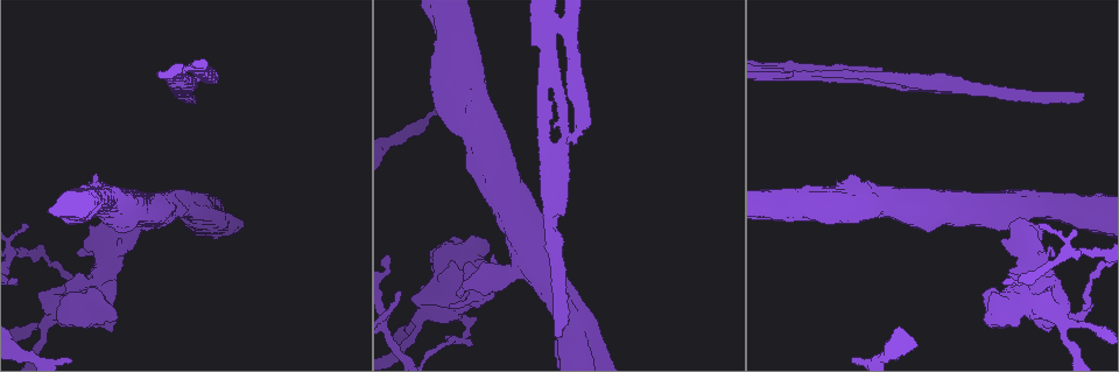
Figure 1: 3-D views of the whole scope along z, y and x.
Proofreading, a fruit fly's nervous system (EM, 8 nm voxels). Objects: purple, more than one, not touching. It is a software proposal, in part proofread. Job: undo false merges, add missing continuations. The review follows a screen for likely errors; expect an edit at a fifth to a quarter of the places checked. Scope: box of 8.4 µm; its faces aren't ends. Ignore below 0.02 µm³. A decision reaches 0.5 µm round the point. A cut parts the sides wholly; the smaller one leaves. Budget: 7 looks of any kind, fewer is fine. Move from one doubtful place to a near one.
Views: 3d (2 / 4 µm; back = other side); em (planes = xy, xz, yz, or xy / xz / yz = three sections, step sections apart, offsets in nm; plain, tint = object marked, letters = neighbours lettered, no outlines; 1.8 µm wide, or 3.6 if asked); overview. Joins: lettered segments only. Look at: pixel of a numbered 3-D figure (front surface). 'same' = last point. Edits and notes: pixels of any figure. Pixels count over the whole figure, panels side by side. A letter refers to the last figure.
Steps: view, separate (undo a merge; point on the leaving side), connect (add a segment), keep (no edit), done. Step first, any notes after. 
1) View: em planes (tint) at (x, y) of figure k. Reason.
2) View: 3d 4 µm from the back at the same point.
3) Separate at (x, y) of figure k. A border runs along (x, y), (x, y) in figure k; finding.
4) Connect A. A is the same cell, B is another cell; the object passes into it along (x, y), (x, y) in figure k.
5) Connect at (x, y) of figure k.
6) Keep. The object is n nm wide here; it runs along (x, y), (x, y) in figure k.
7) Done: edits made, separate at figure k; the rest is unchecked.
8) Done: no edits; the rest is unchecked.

View: em planes (letters) at (490, 283) of figure 1. Arms part here.

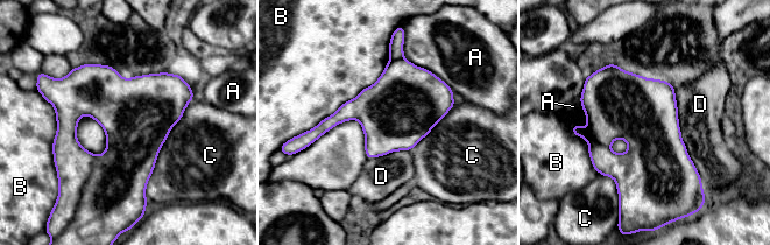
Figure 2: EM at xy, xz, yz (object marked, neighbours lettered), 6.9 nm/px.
Keep. The object is 480 nm wide here; A, B, C and D are other cells; a border runs along (673, 88), (680, 138), (703, 184) in figure 2; continuous, no second neuron.

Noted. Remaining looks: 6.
View: em planes (tint) at (560, 336) of figure 1. Long arm stops here.

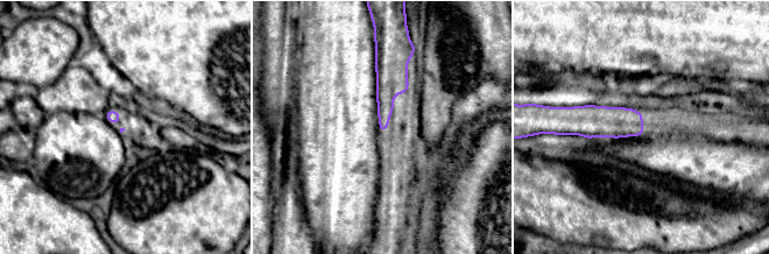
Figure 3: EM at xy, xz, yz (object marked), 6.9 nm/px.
View: em planes (letters) at the same point. What lies round it.

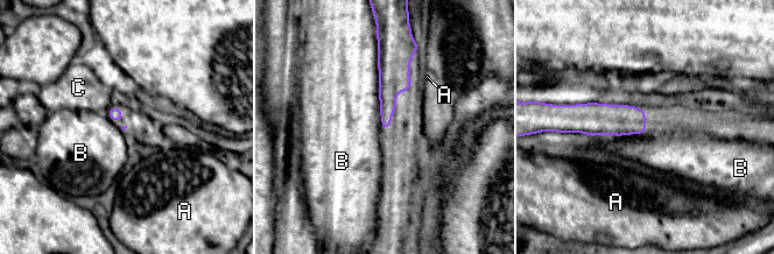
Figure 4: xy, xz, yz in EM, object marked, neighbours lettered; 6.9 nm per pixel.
Keep. A, B and C are other cells; a border runs along (377, 48), (380, 112) in figure 4; no lettered segment goes on from it.

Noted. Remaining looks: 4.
View: 3d 2 µm at (465, 327) of figure 1. Sharp bend.

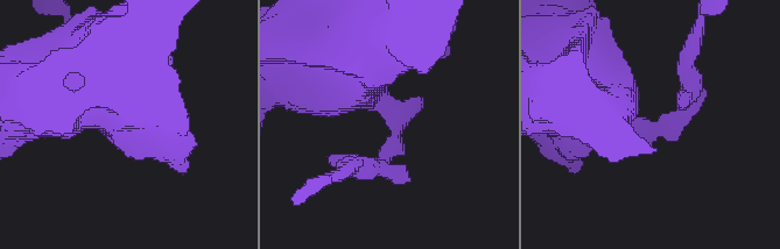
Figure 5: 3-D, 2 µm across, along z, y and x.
View: em planes (letters) at (395, 131) of figure 5.

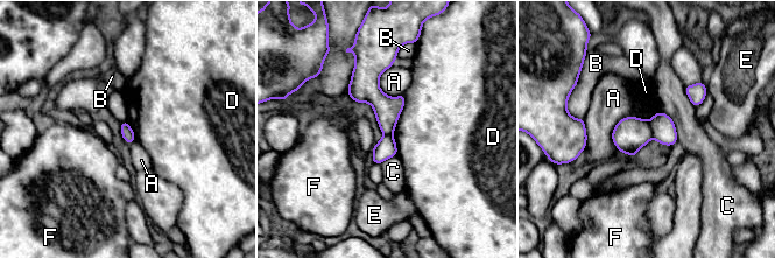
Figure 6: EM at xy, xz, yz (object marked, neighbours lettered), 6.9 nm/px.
Separate at (663, 128) of figure 6. The object is 90 nm wide here; A, B, C, D, E and F are other cells; a second neuron is stuck on.

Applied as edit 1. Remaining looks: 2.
Done: edits made, separate at figure 6; the rest is unchecked.

